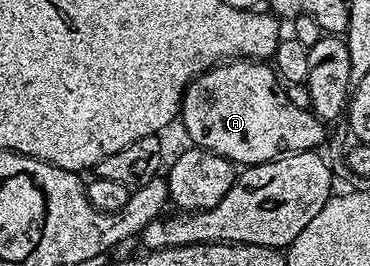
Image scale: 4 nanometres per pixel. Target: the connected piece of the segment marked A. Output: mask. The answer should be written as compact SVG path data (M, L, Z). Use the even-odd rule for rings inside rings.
M228 59L200 73L183 91L182 121L184 131L191 136L192 146L221 155L239 167L260 165L289 153L318 150L325 129L324 122L310 109L293 107L293 103L289 103L289 95L277 80L274 68L259 59Z

